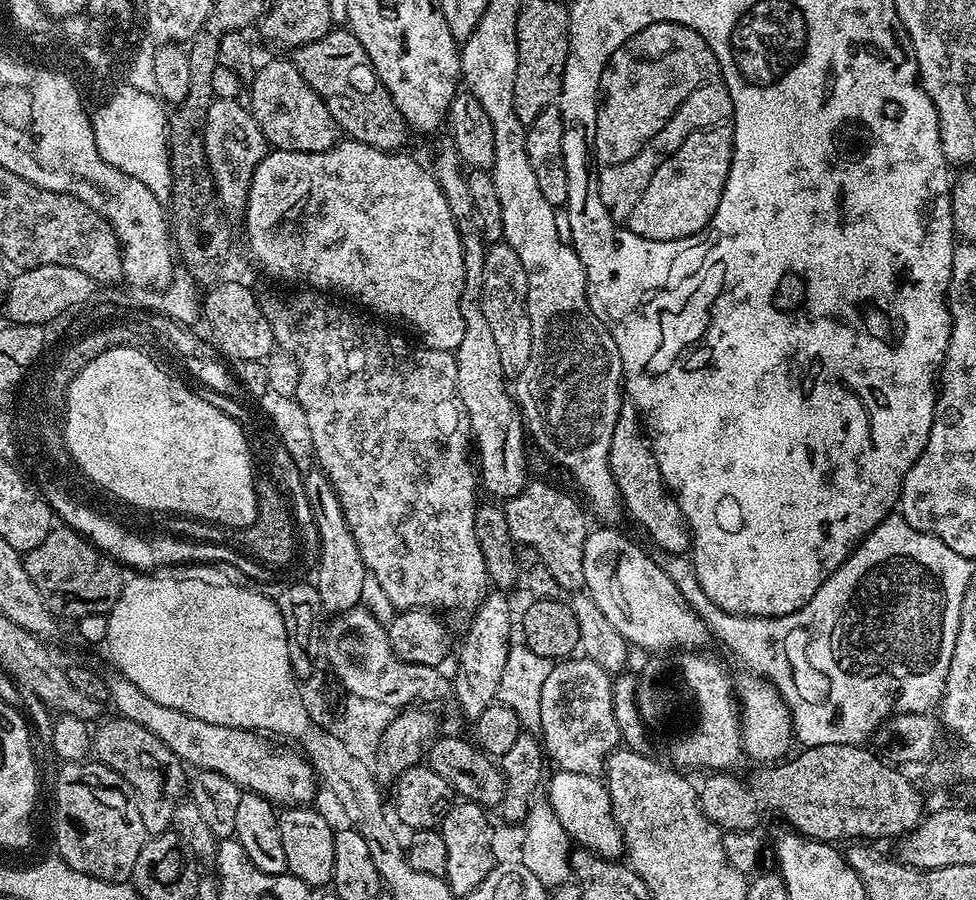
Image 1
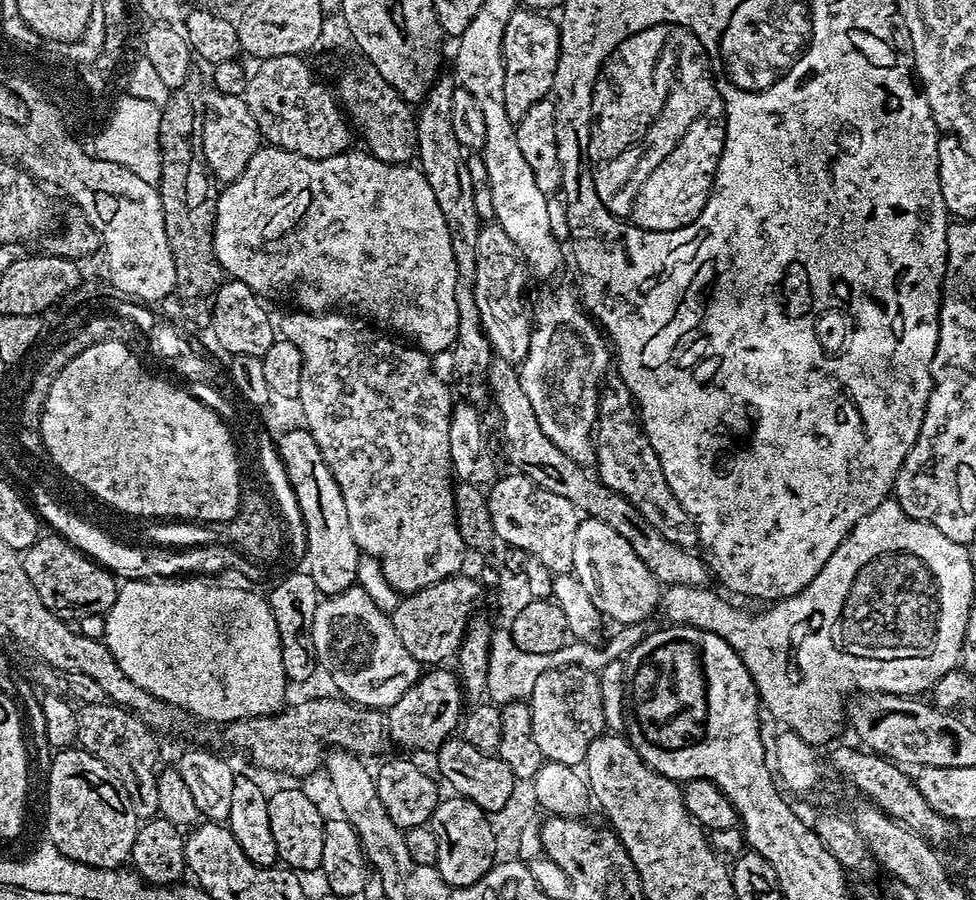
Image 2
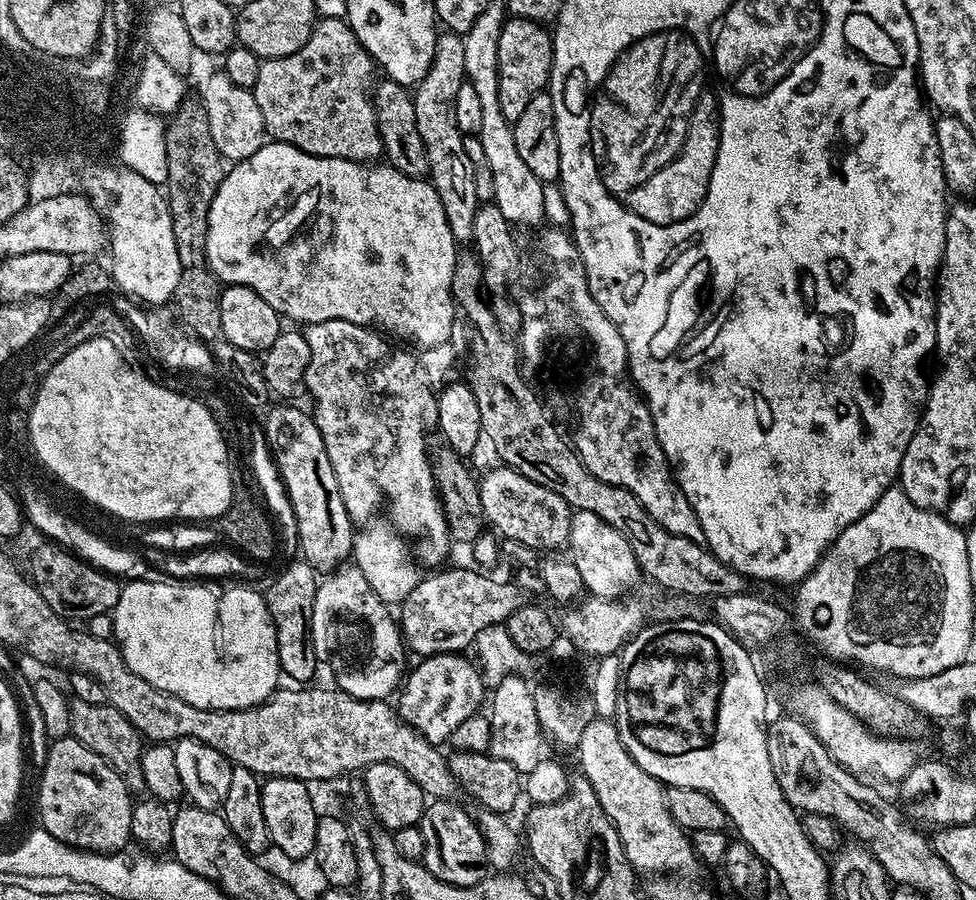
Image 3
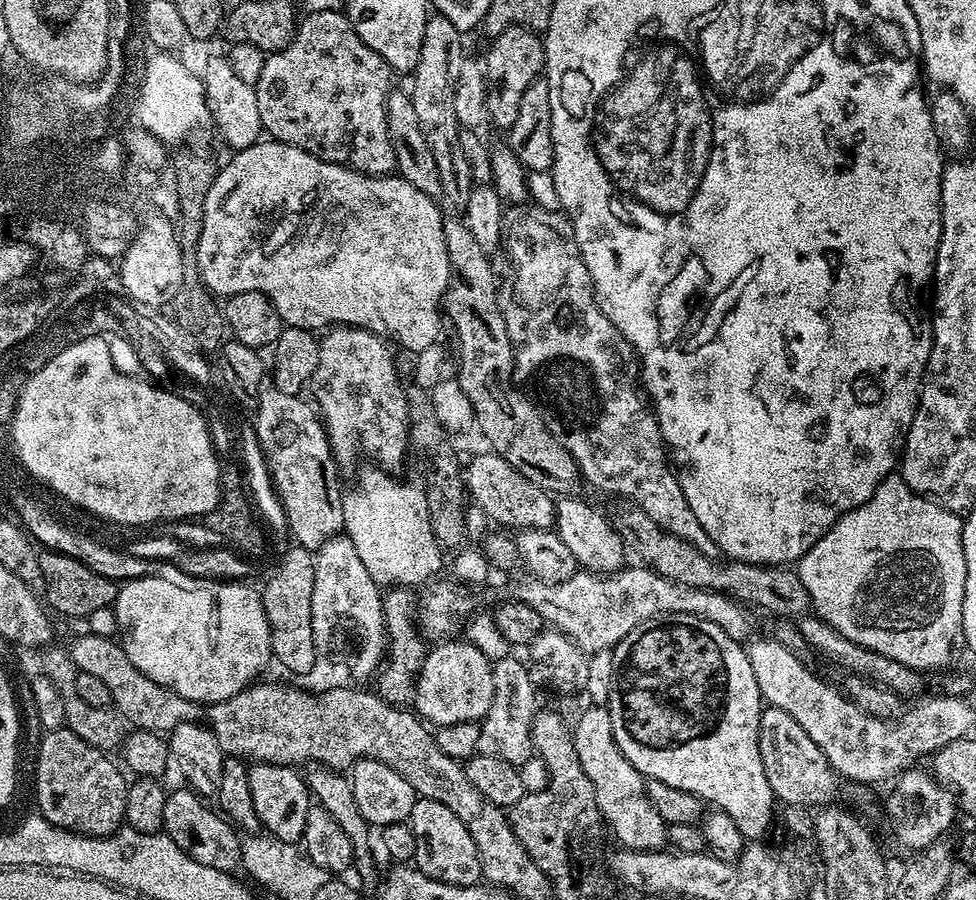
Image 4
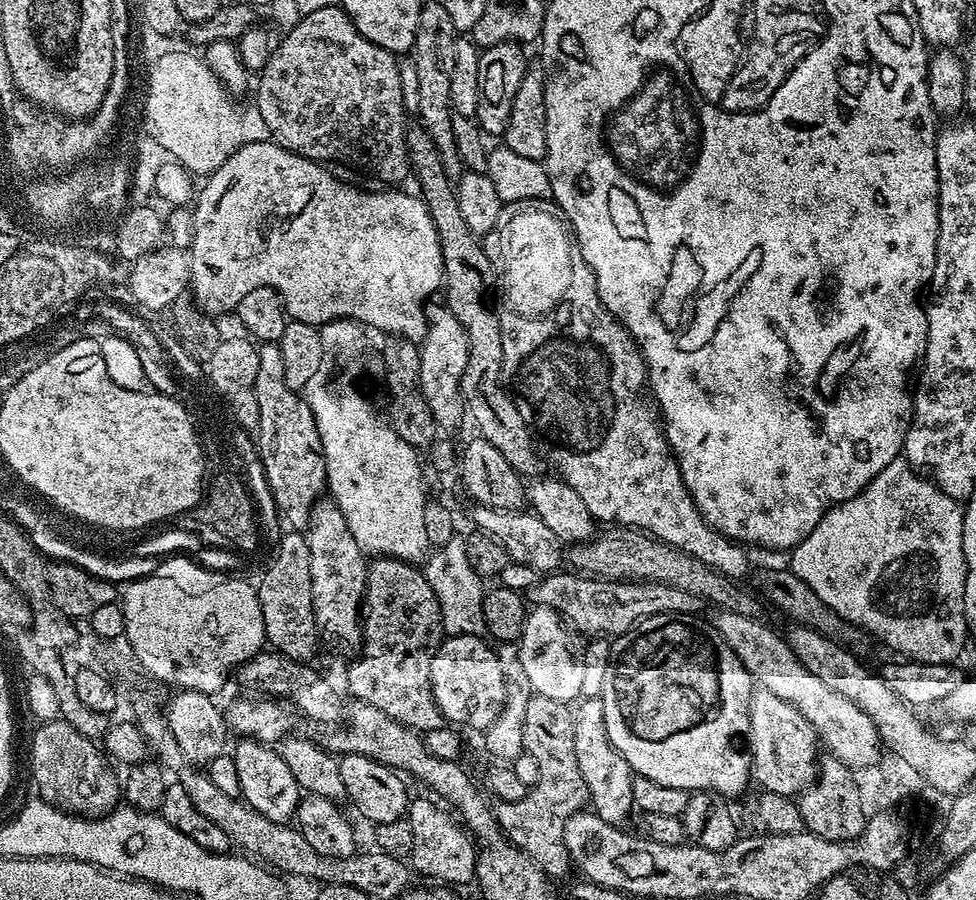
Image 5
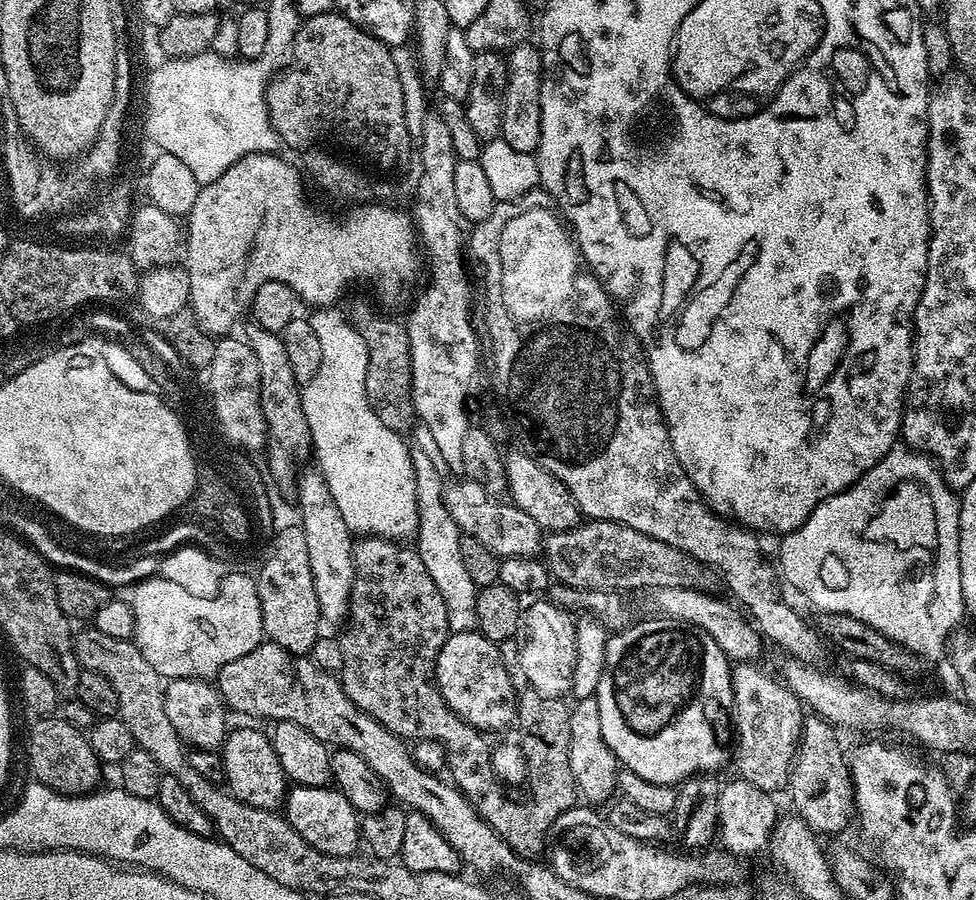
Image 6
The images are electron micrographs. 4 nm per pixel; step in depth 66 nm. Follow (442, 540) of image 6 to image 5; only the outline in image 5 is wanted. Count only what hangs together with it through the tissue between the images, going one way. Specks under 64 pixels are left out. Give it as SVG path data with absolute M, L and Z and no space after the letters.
M453 538L450 542L439 545L427 557L422 571L440 603L442 626L445 633L448 636L483 637L485 630L482 606L484 605L486 584L482 577L470 566L470 558L466 558L464 540Z

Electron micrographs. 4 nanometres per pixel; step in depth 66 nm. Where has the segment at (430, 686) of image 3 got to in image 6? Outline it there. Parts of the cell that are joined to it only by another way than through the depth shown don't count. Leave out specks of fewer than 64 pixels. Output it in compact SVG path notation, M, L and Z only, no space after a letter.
M454 632L436 656L436 684L445 702L481 733L496 732L515 721L518 692L506 674L500 649L479 632Z

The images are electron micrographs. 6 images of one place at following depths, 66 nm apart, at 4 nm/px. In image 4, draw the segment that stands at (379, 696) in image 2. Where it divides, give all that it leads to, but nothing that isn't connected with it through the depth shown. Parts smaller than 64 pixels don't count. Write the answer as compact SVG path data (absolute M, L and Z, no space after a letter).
M346 534L336 536L333 540L325 542L315 557L314 570L314 598L310 598L310 618L314 626L316 647L321 653L329 652L337 656L348 667L353 681L364 682L367 678L375 677L378 669L386 659L388 647L388 631L384 629L384 599L381 585L376 583L370 570L362 566L362 558L358 558L358 550L354 550L354 542Z

